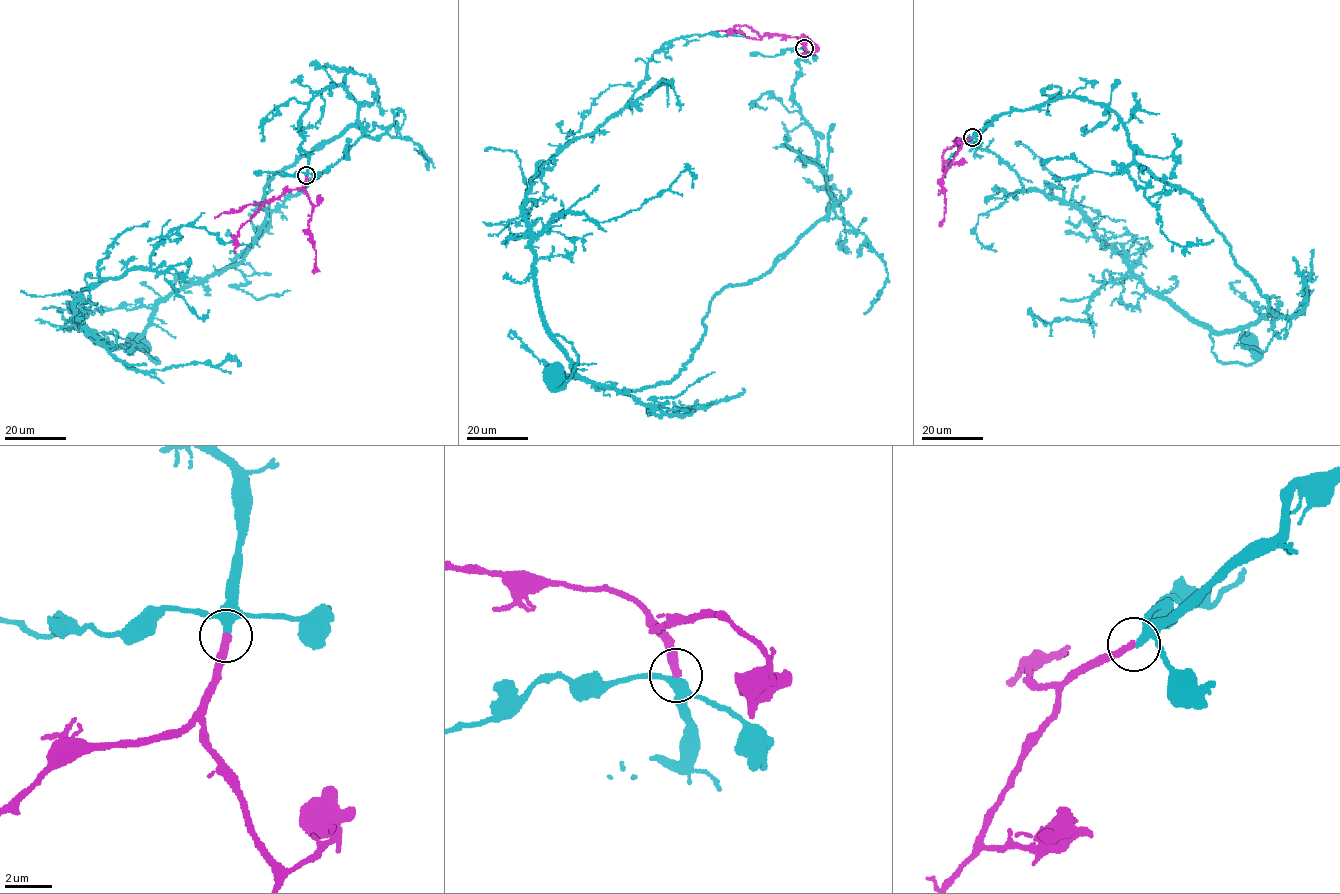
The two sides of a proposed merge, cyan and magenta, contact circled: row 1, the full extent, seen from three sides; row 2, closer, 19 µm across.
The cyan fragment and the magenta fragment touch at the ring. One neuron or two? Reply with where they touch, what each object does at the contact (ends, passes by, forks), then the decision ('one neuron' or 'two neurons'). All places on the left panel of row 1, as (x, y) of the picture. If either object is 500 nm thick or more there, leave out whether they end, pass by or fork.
(306, 175) | cyan passes by | magenta ends | one neuron

